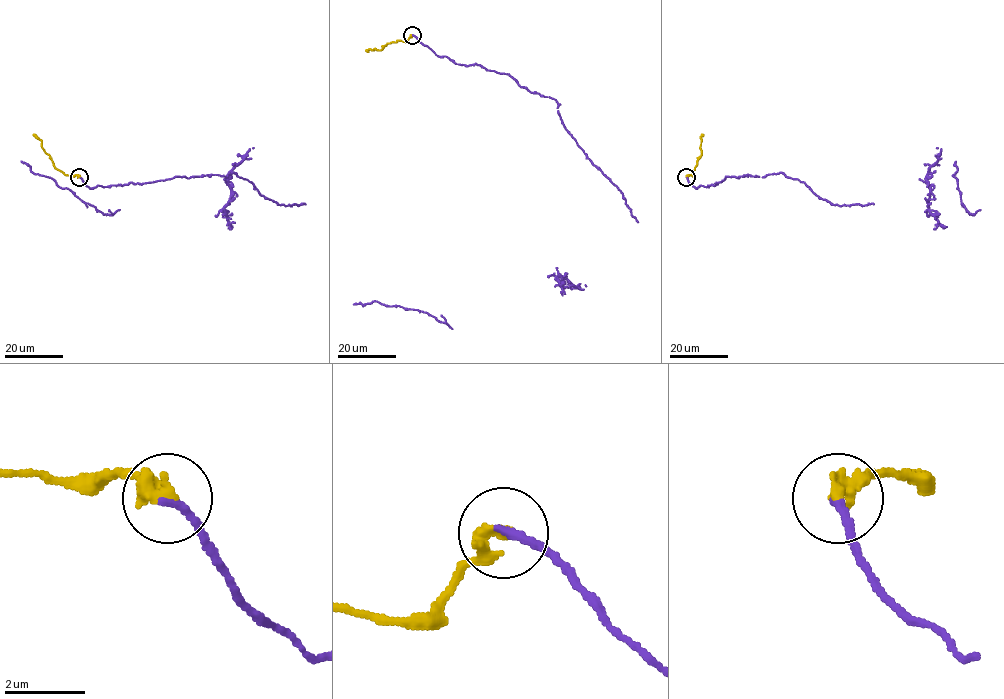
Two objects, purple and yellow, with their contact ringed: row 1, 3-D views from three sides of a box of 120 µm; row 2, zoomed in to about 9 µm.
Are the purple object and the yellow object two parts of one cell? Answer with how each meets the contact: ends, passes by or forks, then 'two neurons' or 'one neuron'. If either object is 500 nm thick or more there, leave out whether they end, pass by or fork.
purple ends; yellow ends; two neurons

